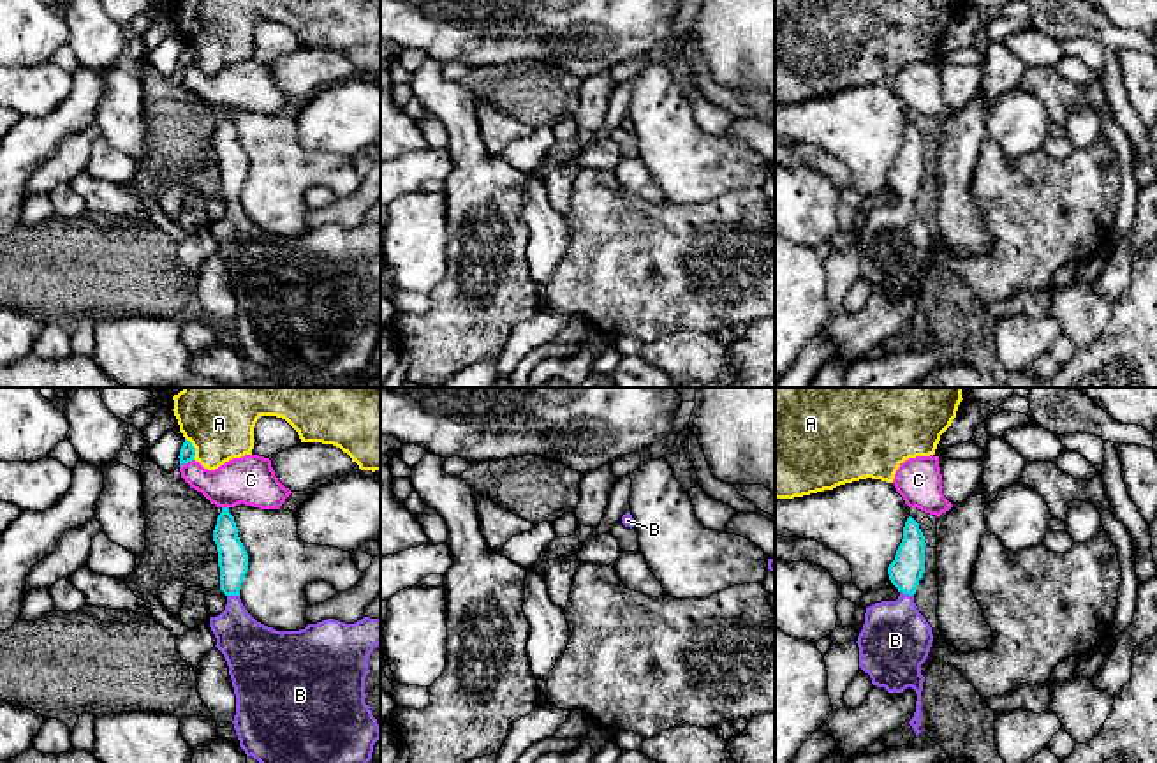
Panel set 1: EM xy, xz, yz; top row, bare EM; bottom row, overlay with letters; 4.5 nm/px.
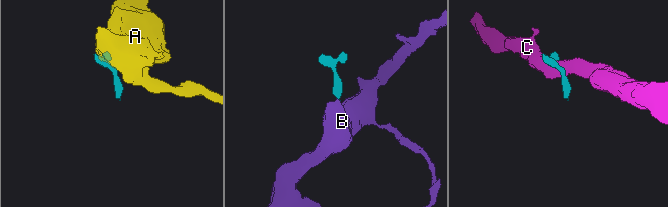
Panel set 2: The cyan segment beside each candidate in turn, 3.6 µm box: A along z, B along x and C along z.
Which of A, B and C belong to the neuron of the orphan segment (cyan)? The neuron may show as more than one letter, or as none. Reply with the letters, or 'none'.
B

